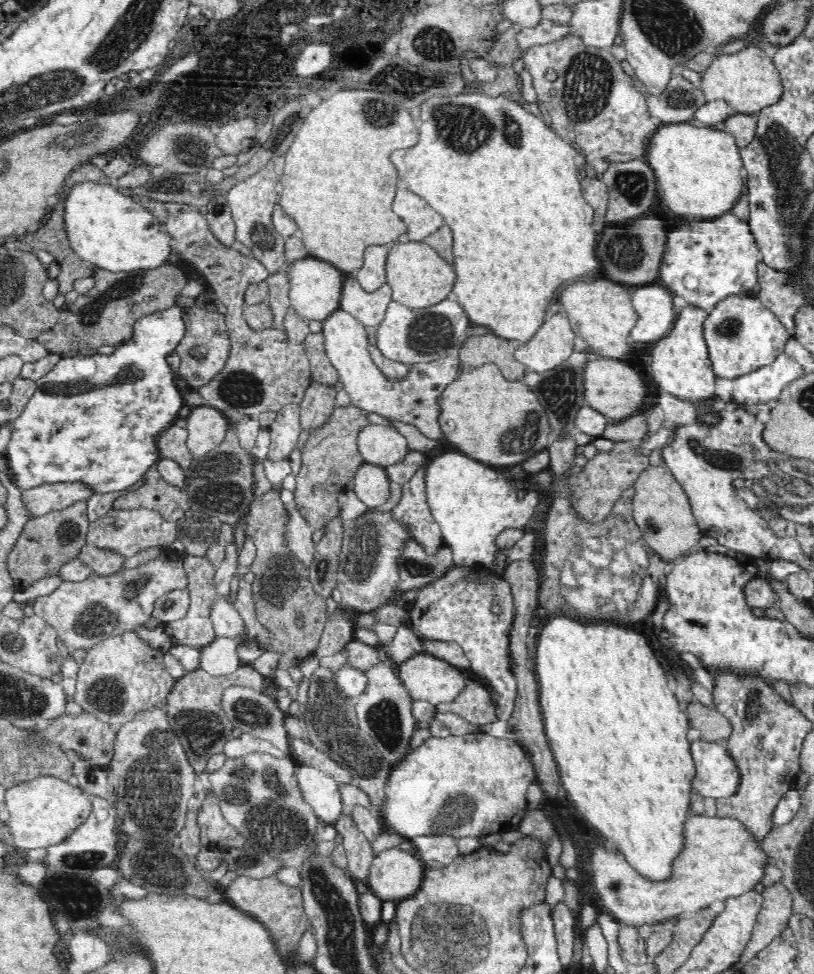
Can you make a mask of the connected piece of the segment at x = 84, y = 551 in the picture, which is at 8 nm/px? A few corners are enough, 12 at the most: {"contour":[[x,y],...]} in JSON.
{"contour":[[88,542],[77,558],[93,574],[114,575],[126,559]]}

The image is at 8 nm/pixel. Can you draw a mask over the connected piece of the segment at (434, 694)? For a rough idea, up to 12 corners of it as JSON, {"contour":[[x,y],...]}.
{"contour":[[427,652],[394,667],[412,701],[437,706],[465,687],[458,668]]}

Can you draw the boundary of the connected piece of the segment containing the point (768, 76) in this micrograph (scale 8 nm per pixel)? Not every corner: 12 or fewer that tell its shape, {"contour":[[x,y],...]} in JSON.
{"contour":[[756,40],[716,56],[699,87],[736,113],[756,114],[782,93]]}

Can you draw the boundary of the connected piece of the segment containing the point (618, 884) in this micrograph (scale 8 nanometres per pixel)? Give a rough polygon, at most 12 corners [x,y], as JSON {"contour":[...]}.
{"contour":[[682,820],[670,874],[602,840],[588,876],[618,922],[652,926],[755,889],[771,860],[736,820]]}

